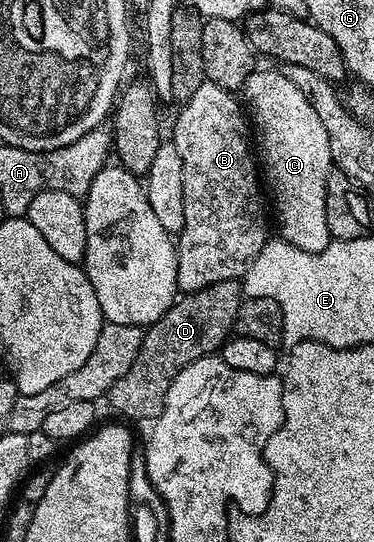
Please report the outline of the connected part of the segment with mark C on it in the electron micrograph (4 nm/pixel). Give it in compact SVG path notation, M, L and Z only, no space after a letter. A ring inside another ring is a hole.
M255 68L245 81L244 93L243 101L247 106L248 116L256 132L257 129L261 132L259 157L263 162L263 177L267 182L268 192L269 189L273 192L273 205L277 208L277 225L281 228L280 240L299 247L299 251L323 251L331 240L327 231L327 175L329 170L334 168L331 143L327 143L327 131L319 115L315 115L315 107L307 103L303 91L299 91L299 87L295 87L295 83L291 83L291 79L287 79L284 72L277 70L276 73L273 69Z

